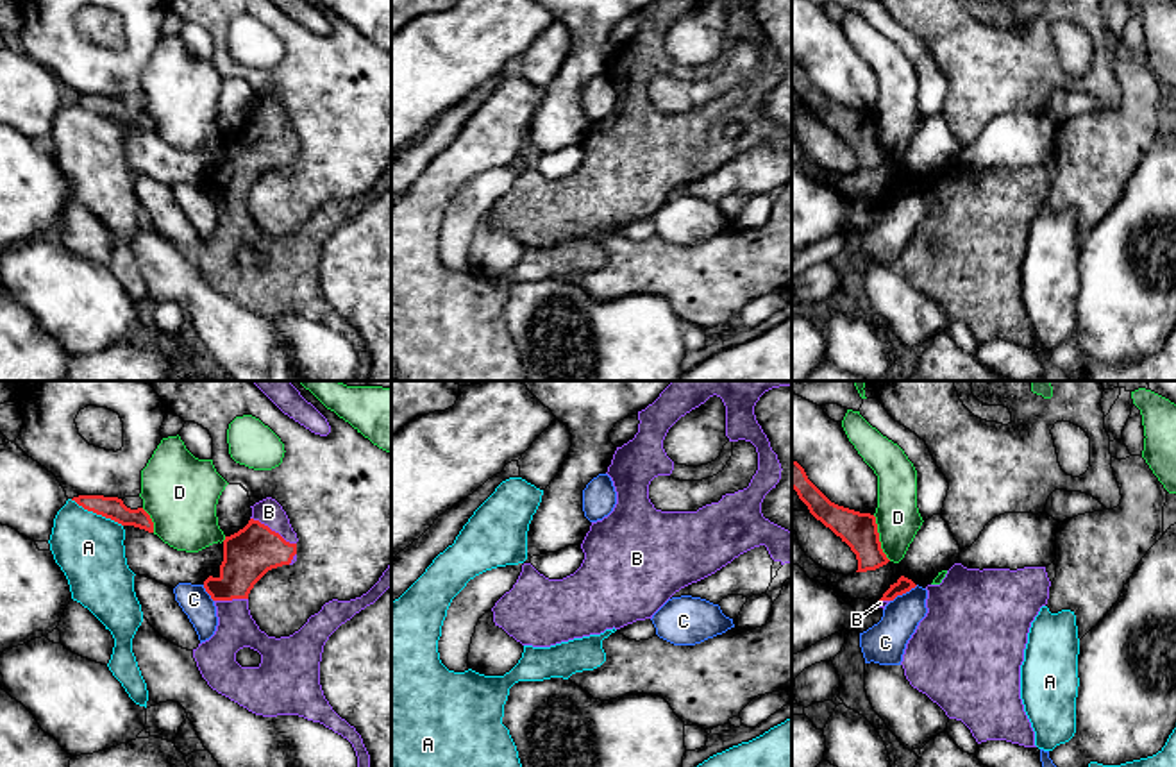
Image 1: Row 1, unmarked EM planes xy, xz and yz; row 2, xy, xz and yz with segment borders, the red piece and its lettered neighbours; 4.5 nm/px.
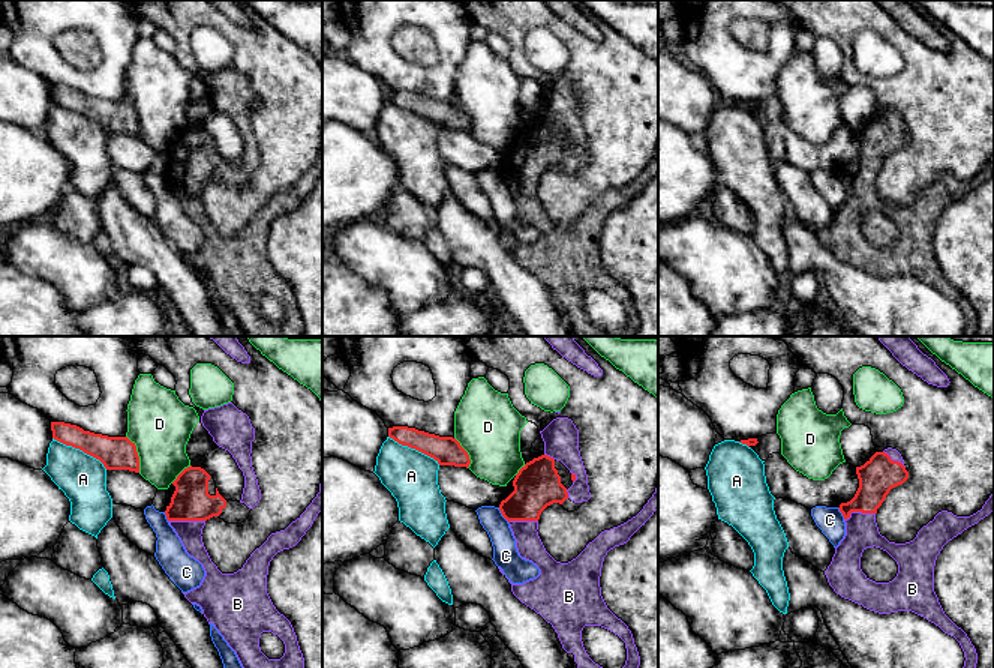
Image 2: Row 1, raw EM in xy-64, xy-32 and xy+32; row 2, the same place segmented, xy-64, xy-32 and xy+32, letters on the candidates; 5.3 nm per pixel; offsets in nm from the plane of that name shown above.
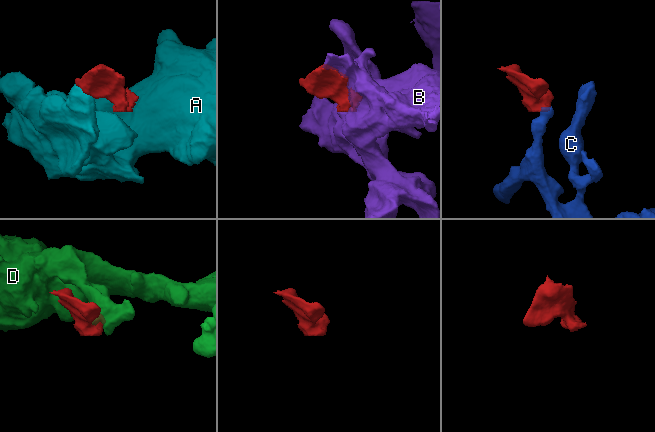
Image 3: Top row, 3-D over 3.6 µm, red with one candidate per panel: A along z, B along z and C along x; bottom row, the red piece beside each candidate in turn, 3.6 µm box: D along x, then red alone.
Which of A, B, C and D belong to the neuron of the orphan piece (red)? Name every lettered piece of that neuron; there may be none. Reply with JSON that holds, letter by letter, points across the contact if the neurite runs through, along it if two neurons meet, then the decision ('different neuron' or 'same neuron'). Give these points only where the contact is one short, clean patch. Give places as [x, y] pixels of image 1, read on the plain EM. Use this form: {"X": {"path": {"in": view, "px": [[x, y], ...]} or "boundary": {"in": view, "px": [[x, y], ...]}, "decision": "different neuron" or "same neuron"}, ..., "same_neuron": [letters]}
{"A": {"boundary": {"in": "xy", "px": [[70, 99], [122, 126]]}, "decision": "different neuron"}, "B": {"decision": "same neuron"}, "C": {"boundary": {"in": "yz", "px": [[917, 185], [890, 201]]}, "decision": "different neuron"}, "D": {"decision": "different neuron"}, "same_neuron": ["B"]}

